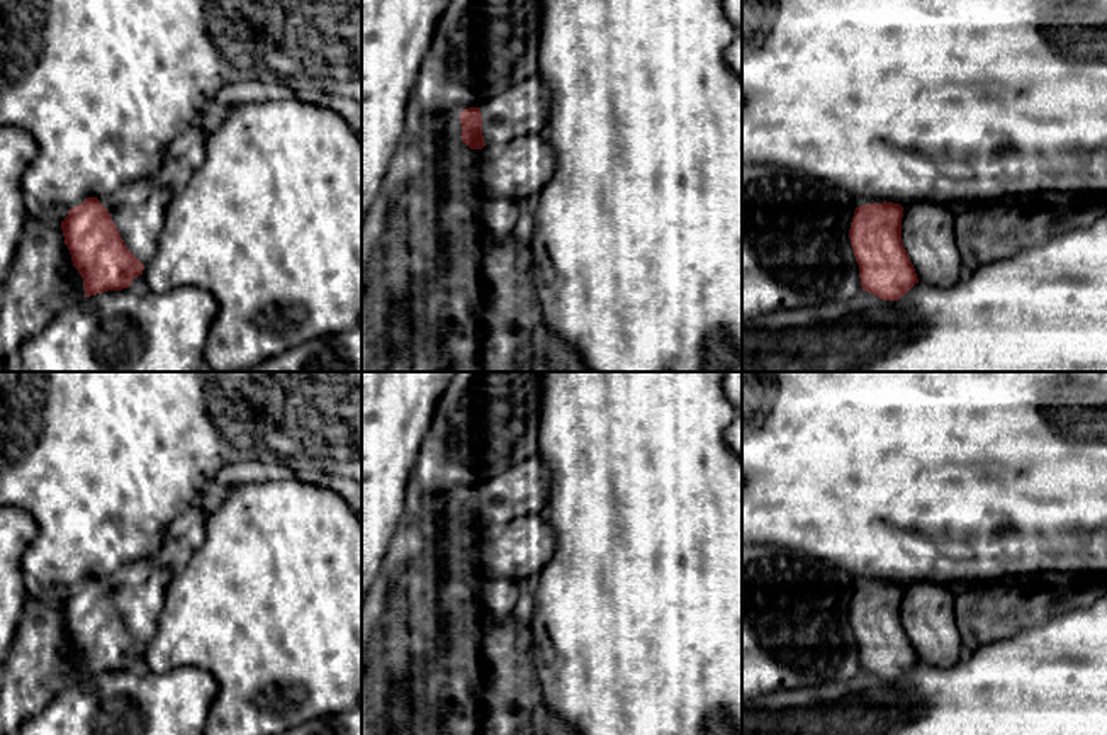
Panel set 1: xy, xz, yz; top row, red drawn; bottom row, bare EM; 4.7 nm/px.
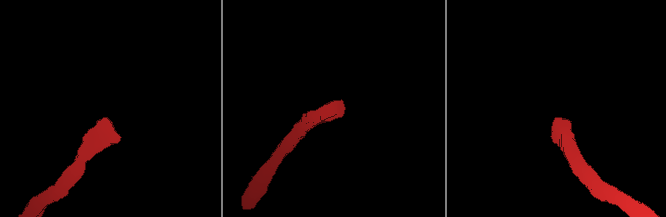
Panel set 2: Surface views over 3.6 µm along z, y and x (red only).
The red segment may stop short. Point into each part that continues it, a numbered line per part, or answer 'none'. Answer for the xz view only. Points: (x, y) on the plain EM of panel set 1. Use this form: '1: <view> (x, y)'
1: xz (523, 489)

